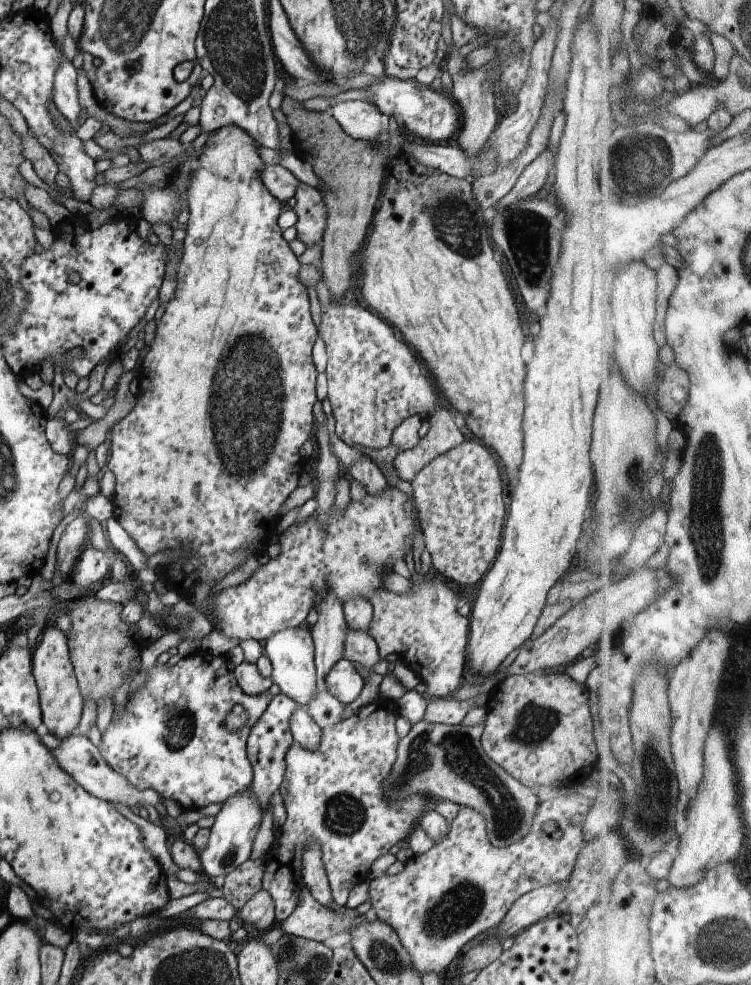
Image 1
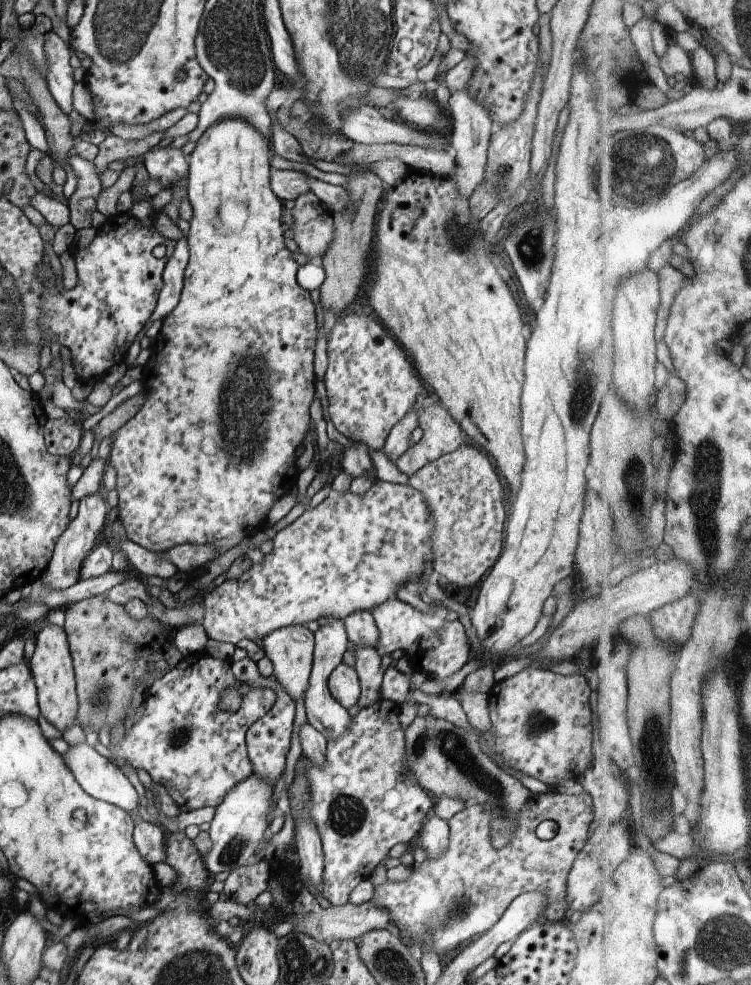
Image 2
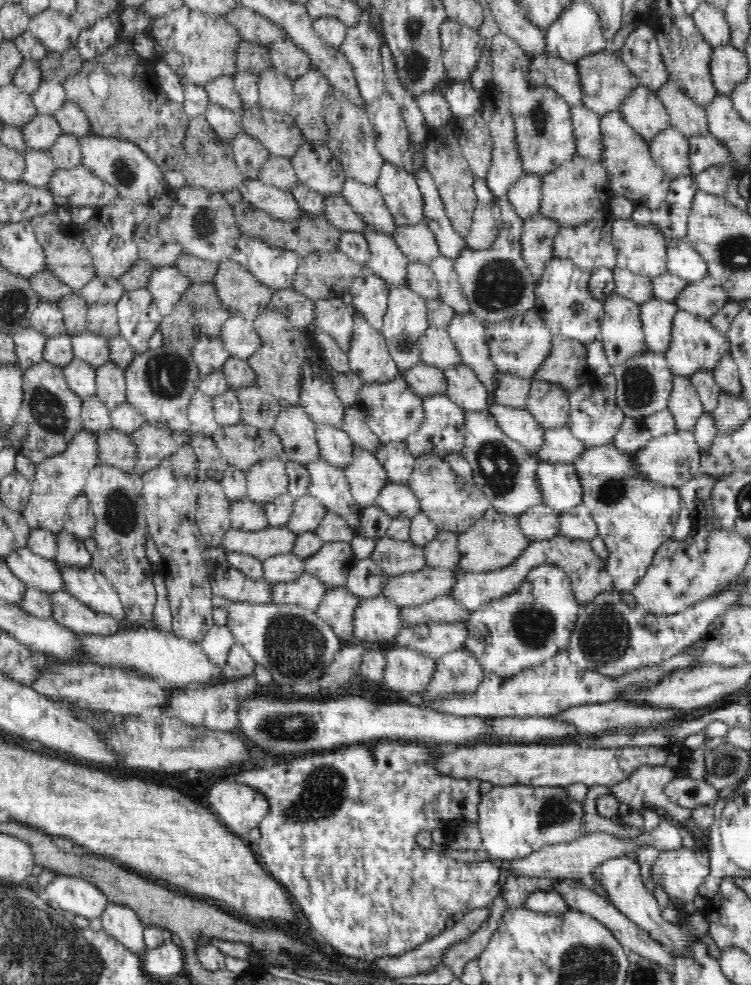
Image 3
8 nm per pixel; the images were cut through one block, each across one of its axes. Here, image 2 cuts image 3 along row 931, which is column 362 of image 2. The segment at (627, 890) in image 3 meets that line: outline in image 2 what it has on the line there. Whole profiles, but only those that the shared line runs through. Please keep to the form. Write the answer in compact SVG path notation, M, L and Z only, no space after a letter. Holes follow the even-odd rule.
M355 644L354 652L355 670L361 683L361 696L357 704L364 709L382 700L381 685L385 672L380 667L381 657L374 647Z

